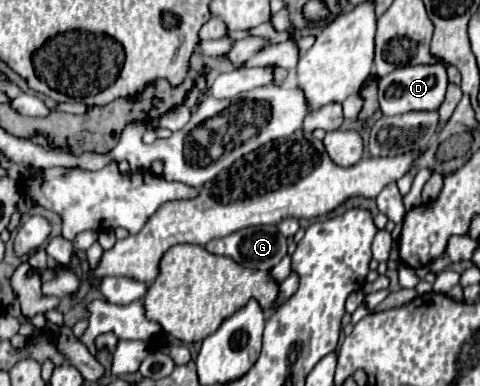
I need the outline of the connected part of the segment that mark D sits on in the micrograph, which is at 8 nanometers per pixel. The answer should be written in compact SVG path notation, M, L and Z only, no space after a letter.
M442 64L396 68L392 74L380 78L380 82L378 82L380 110L384 116L400 116L406 112L416 112L416 110L434 112L444 102L446 88L448 88L448 76L446 76L446 68Z

